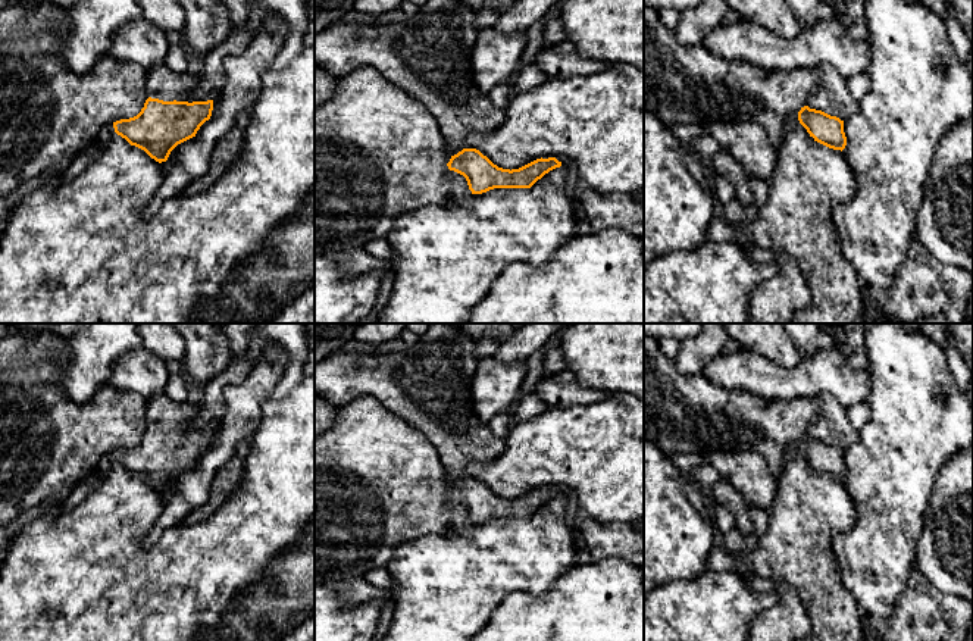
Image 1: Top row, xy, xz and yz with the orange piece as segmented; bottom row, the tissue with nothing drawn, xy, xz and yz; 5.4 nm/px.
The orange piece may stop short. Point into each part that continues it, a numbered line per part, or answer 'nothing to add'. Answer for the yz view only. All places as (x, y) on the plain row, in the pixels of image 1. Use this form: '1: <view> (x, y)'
1: yz (684, 413)

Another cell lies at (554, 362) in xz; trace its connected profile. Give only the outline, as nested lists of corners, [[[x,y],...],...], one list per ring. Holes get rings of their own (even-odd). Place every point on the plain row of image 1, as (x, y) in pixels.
[[[551,347],[545,353],[544,359],[544,370],[554,375],[567,368],[567,363],[564,360],[564,354],[560,347]]]

